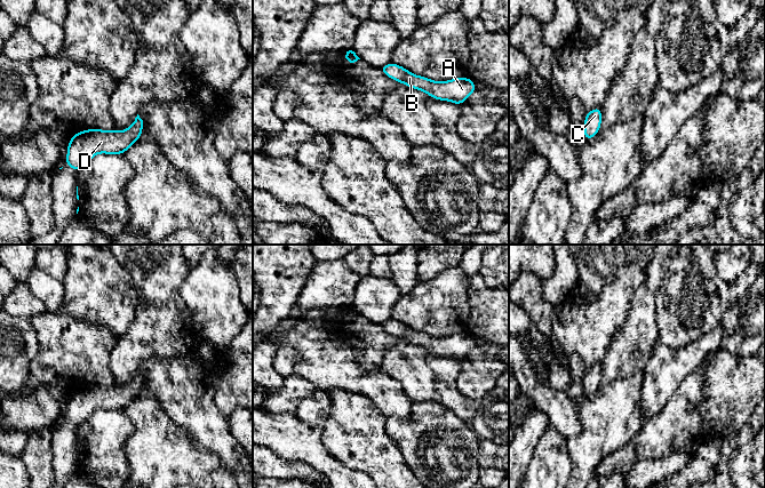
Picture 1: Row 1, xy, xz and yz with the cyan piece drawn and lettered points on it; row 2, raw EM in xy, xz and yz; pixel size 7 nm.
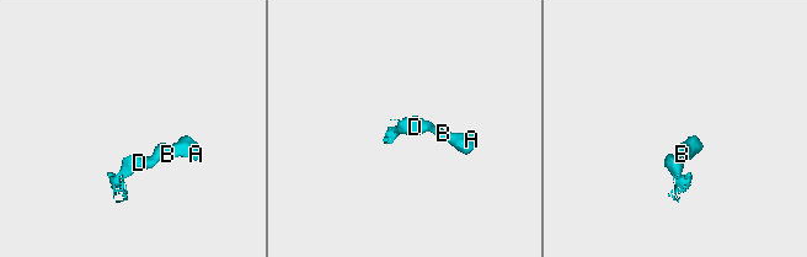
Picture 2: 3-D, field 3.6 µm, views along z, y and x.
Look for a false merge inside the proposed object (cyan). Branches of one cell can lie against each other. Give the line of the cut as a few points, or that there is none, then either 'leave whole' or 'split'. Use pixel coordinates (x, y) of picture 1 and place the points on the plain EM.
no cut; leave whole

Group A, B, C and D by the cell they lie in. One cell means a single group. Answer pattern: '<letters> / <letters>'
A B C D

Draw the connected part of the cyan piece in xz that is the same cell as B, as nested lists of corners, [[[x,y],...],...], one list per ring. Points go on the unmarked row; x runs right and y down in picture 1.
[[[392,318],[380,326],[397,338],[422,346],[432,354],[453,358],[460,362],[476,346],[476,341],[470,334],[455,334],[444,338],[433,337],[421,331],[415,331]]]

